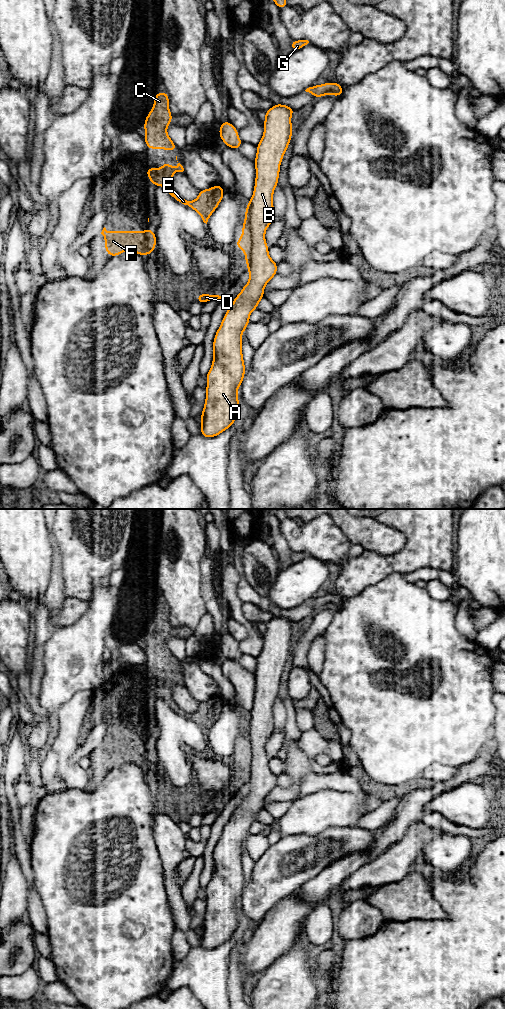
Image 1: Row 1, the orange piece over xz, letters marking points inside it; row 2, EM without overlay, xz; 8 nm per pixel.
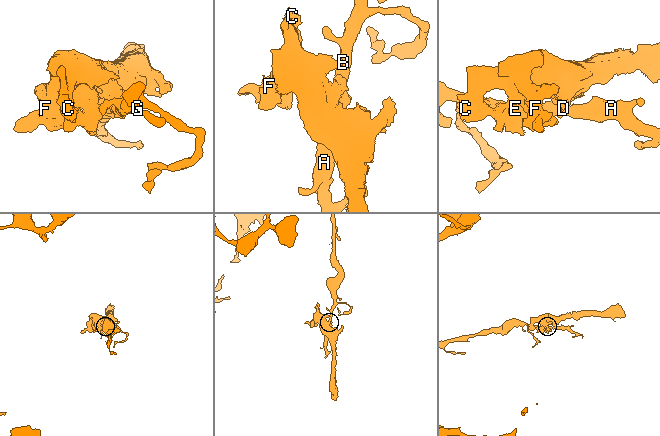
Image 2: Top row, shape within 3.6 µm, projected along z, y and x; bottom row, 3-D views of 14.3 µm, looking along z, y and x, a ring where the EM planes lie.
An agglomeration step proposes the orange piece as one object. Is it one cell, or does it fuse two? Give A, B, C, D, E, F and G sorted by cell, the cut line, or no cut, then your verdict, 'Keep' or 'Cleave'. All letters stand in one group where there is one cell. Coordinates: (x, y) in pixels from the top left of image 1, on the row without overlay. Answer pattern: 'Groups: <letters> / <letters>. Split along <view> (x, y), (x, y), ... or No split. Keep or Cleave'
Groups: A B G / C D E F. Split along xz (244, 734), (249, 740), (250, 746), (250, 758), (245, 765). Cleave

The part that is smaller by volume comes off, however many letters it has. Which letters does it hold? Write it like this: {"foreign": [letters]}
{"foreign": ["C", "D", "E", "F"]}

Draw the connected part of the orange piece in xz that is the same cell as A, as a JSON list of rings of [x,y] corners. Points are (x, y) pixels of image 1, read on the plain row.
[[[274,616],[264,626],[264,645],[256,658],[257,666],[254,673],[256,681],[255,698],[253,708],[245,722],[244,732],[244,735],[250,740],[251,746],[251,758],[245,765],[249,793],[225,825],[213,852],[213,873],[206,887],[206,912],[200,929],[200,946],[206,950],[218,948],[227,942],[236,933],[240,923],[237,902],[241,899],[245,888],[242,846],[250,835],[251,824],[258,820],[260,812],[264,809],[266,796],[277,786],[278,774],[273,773],[268,766],[269,758],[265,752],[265,744],[274,732],[273,705],[278,697],[281,673],[292,649],[291,627],[295,623],[295,621],[284,616]]]

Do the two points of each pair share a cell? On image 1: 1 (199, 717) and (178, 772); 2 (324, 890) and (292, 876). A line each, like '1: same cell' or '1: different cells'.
1: different cells
2: different cells

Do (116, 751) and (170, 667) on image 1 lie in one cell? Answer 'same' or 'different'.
same

